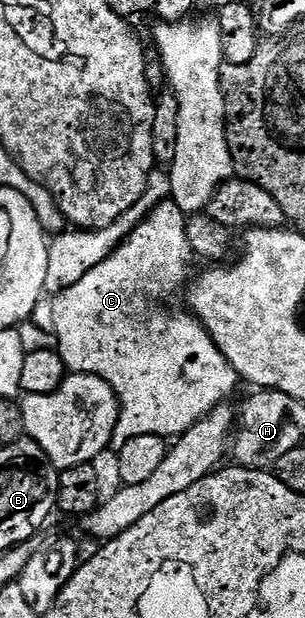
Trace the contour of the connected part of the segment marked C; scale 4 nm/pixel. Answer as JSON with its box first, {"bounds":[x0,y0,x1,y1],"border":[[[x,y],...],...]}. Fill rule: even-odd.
{"bounds":[31,201,239,449],"border":[[[172,201],[160,204],[138,224],[125,242],[93,267],[83,279],[52,296],[51,300],[41,298],[31,316],[31,323],[39,330],[53,330],[56,350],[68,372],[99,377],[107,381],[107,385],[111,385],[117,394],[121,416],[115,425],[112,441],[112,446],[117,449],[127,445],[131,437],[184,435],[206,413],[222,406],[225,398],[239,384],[237,371],[227,362],[225,354],[205,332],[200,321],[180,323],[167,308],[157,304],[168,295],[175,294],[181,286],[182,290],[190,278],[189,259],[194,258],[194,253],[187,241],[186,218],[185,212],[178,210]]]}

